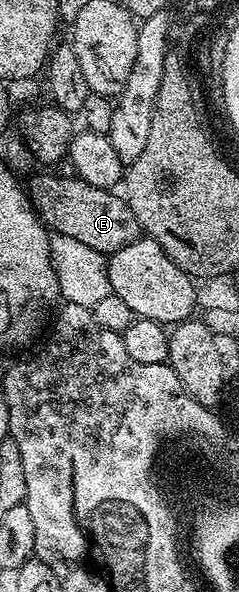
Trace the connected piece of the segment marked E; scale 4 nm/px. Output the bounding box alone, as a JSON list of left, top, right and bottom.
[27,170,139,254]

